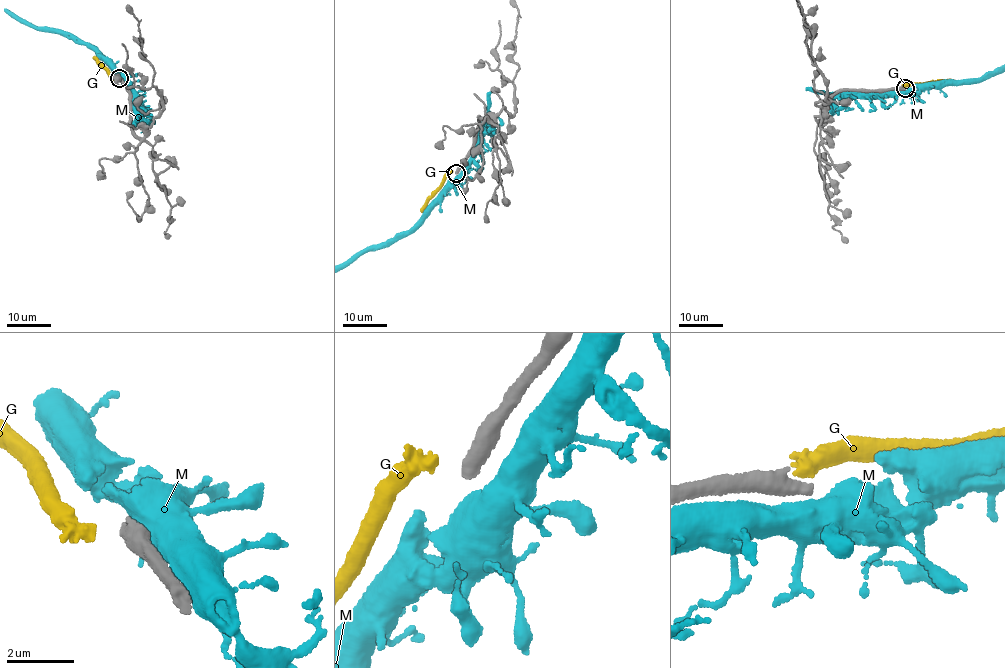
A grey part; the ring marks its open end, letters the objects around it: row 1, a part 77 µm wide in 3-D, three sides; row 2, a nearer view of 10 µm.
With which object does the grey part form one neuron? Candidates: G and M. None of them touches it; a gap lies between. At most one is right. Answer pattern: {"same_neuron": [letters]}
{"same_neuron": []}

